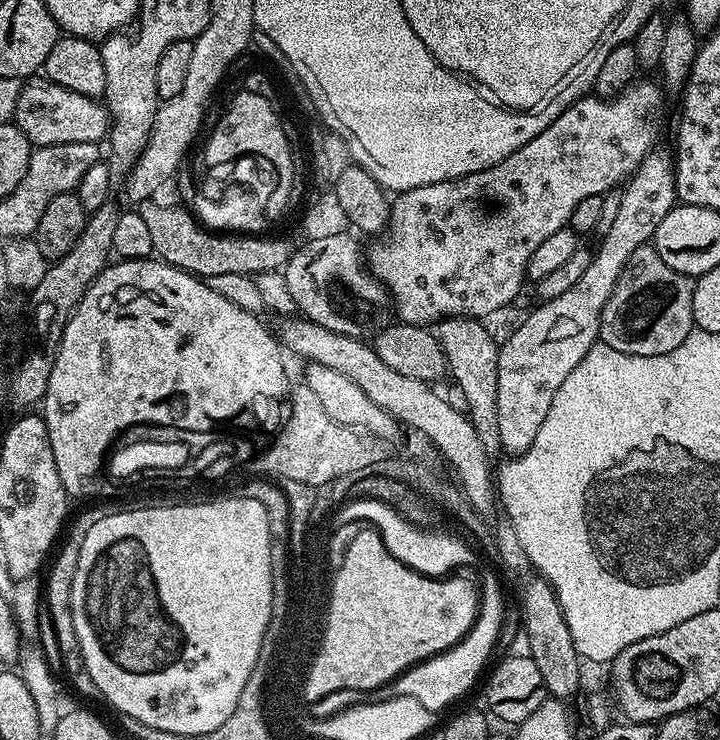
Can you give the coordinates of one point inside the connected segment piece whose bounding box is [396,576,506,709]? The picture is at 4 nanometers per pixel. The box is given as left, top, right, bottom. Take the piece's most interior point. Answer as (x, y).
(444, 678)

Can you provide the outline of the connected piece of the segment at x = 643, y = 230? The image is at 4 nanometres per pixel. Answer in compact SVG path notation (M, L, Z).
M653 150L649 152L648 157L641 162L638 170L623 185L621 194L621 205L618 209L618 215L615 217L611 229L606 235L599 237L600 249L592 252L592 261L590 266L586 266L586 274L582 274L582 278L578 278L578 282L574 282L574 286L570 286L570 290L566 290L566 294L558 294L558 298L550 298L543 301L512 333L508 336L508 341L499 345L498 352L498 429L501 438L501 446L503 451L508 454L519 454L530 450L530 446L534 442L534 438L538 438L538 430L542 430L542 422L546 422L546 413L550 411L550 402L554 402L554 394L558 394L558 386L562 386L562 382L566 382L570 370L574 370L574 366L578 366L578 362L582 362L582 358L586 358L588 351L592 349L592 345L597 343L600 335L600 312L606 306L606 302L610 298L610 294L616 285L616 279L622 274L622 270L626 266L626 262L630 258L630 254L634 254L636 248L643 248L652 239L652 235L658 230L658 222L662 222L662 218L666 218L666 214L670 214L670 210L676 207L678 201L676 199L676 174L674 171L674 160L671 155L668 156L661 150Z

